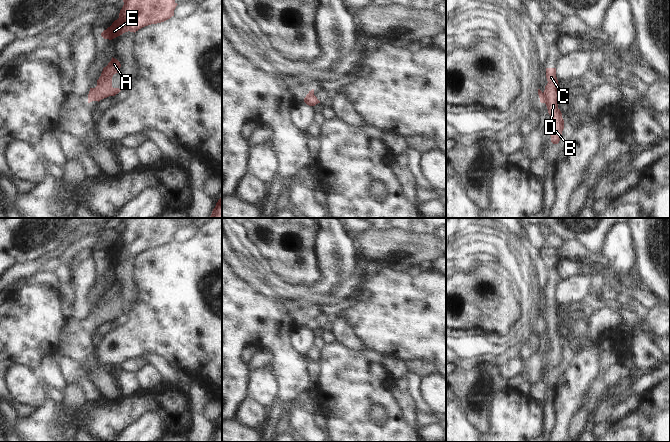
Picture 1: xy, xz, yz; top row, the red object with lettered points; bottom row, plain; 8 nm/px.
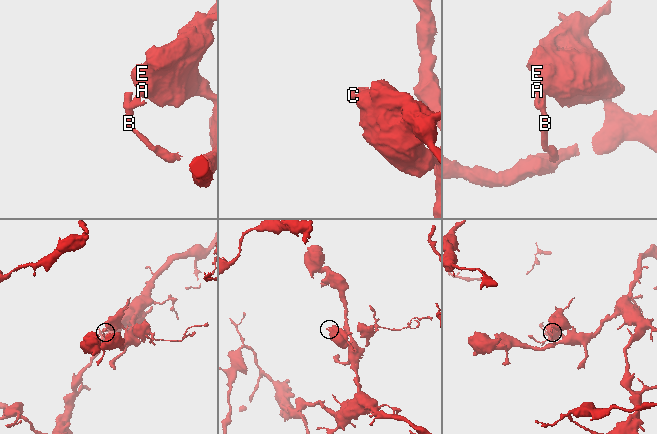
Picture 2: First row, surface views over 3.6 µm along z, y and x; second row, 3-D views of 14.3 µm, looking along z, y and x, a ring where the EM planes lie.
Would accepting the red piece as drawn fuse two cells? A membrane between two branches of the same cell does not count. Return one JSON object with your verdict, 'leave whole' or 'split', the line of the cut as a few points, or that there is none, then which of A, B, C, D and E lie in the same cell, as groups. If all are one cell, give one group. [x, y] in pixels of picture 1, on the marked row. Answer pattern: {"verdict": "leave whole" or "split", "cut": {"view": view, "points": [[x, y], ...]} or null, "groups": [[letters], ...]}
{"verdict": "split", "cut": {"view": "yz", "points": [[543, 93], [541, 102]]}, "groups": [["A", "E"], ["B", "C", "D"]]}

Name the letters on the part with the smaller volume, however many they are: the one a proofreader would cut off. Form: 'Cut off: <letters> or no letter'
Cut off: B, C, D

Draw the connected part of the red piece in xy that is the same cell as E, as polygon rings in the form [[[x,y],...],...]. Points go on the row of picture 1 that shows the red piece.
[[[123,0],[119,18],[101,33],[104,39],[112,40],[125,32],[164,22],[174,16],[178,5],[175,0]]]

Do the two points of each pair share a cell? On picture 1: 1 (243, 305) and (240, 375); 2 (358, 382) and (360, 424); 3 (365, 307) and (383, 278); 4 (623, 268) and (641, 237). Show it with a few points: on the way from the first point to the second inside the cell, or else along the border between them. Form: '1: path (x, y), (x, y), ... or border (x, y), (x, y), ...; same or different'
1: path (232, 322), (232, 358); same
2: path (358, 392), (358, 414); same
3: path (372, 300), (382, 290), (383, 285); same
4: border (629, 228), (632, 234), (636, 265); different

